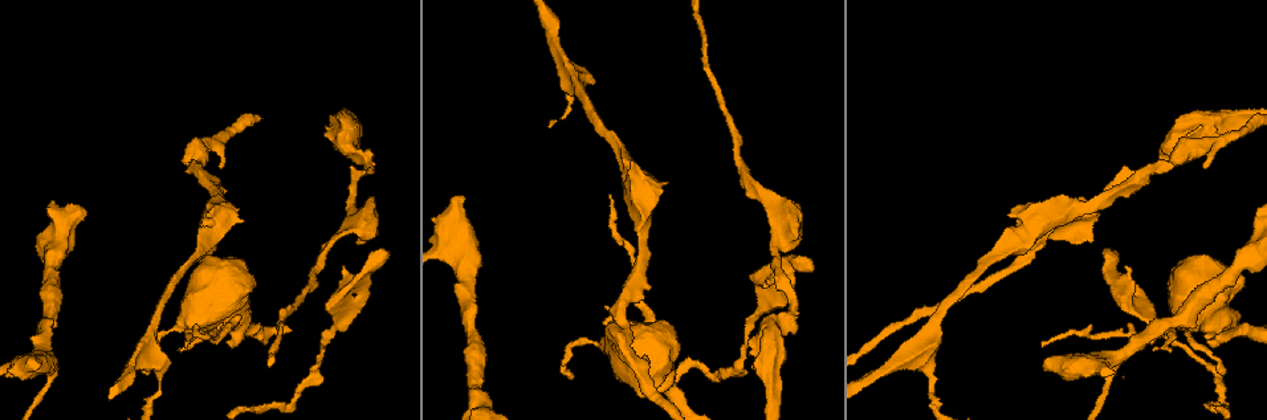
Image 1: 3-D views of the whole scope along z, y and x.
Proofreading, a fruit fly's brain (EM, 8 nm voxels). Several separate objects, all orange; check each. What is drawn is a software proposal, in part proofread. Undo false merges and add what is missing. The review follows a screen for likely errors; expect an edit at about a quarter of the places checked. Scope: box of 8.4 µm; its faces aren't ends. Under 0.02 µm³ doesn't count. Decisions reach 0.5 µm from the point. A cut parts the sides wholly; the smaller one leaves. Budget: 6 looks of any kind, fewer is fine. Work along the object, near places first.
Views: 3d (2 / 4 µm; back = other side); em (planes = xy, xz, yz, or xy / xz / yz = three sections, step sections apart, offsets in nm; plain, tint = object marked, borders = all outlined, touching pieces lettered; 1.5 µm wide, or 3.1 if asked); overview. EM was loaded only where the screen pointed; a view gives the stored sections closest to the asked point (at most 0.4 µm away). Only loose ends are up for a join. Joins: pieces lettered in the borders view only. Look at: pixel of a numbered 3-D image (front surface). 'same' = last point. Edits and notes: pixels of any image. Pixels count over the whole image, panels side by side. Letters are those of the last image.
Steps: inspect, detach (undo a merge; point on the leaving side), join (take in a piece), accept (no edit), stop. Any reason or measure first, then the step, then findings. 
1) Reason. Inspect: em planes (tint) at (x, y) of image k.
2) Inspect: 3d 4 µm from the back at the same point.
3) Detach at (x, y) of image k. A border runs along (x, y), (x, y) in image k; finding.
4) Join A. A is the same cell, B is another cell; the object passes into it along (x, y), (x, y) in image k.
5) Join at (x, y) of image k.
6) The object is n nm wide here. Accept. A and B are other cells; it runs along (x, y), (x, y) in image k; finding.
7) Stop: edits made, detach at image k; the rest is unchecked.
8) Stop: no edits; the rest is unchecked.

Three arms meet. Inspect: 3d 4 µm at (342, 266) of image 1.

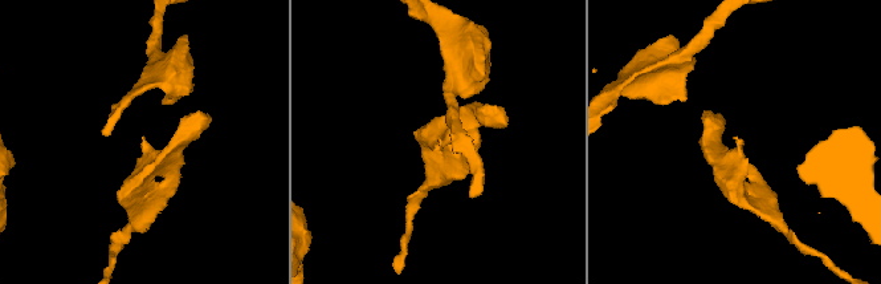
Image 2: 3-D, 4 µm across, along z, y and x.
3 arms meet here; the arms are 200, 260, 260 nm wide. Inspect: em xy step 4 (borders) at (734, 137) of image 2.

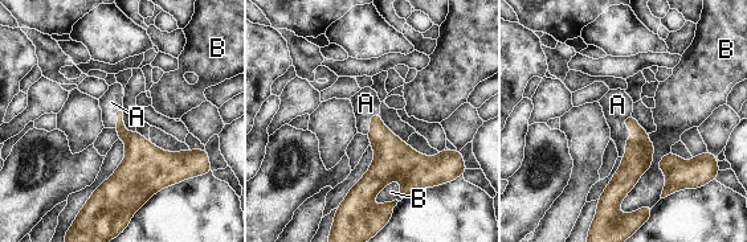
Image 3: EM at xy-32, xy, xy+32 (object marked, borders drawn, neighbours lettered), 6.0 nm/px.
Join A. A is the same cell, B is another cell; the object passes into it along (637, 159), (633, 135), (617, 105) in image 3; it goes on there.

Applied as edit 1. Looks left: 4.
Inspect: em planes (borders) at (366, 159) of image 1.

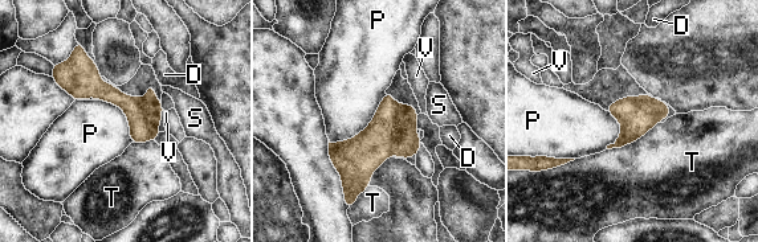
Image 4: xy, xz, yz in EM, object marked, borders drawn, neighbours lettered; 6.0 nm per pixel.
The object is 200 nm wide here. Accept. D, P, S, T and V are other cells; one neuron here.

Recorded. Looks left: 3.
Calibre changes. Inspect: em planes (borders) at (655, 319) of image 1.

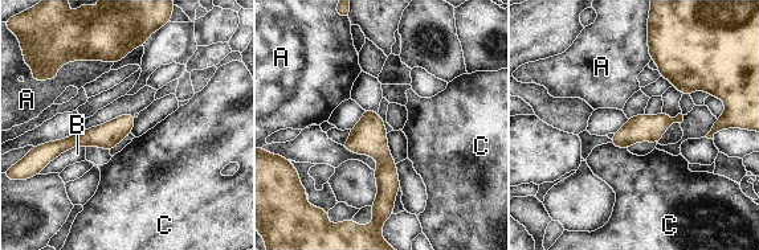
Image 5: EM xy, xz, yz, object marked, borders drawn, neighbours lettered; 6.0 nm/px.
The object is 150 nm wide here. Accept. A, B and C are other cells; a border runs along (611, 142), (627, 148) in image 5; one neuron here.

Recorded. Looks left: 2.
Stop: edits made, join at image 3; the rest is unchecked.

